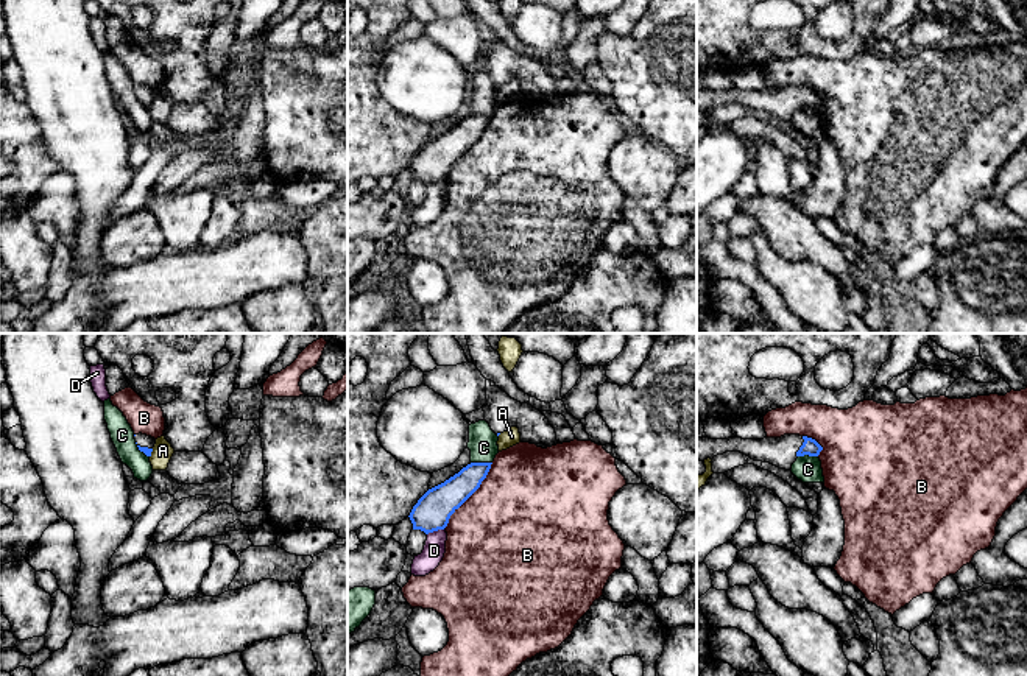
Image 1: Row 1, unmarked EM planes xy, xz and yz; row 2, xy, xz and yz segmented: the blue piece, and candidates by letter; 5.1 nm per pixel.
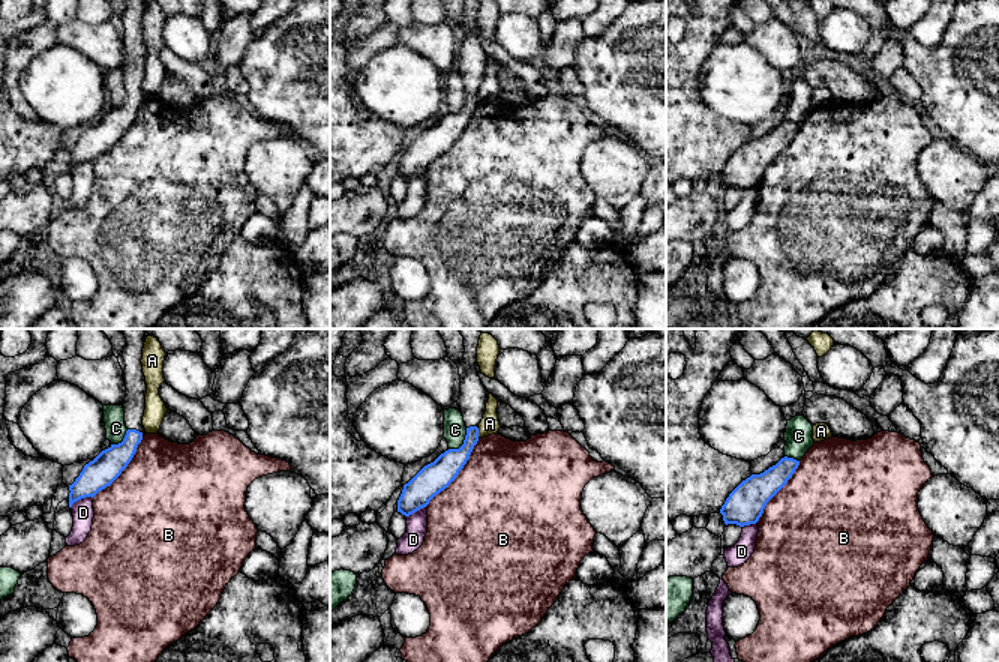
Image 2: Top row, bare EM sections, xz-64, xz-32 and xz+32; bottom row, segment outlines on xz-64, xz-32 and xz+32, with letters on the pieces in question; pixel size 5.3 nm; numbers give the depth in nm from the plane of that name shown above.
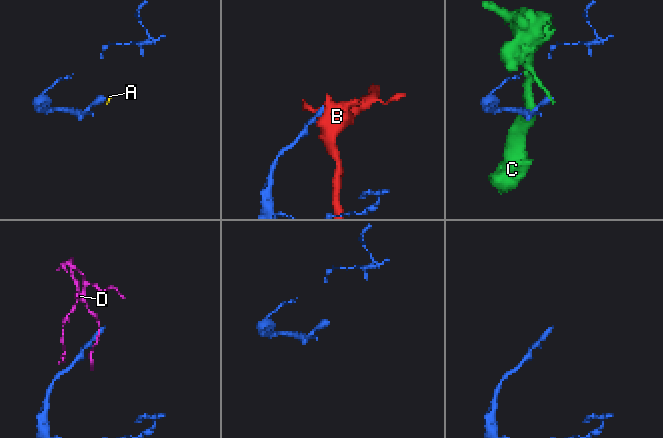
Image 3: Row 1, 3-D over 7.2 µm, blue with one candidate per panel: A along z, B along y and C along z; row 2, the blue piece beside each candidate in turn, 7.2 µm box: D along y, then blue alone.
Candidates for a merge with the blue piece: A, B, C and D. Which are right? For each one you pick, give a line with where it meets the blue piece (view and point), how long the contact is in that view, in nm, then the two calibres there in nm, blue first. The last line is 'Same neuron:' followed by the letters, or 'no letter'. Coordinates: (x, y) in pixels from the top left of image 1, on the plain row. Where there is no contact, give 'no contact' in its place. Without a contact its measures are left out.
Same neuron: no letter

